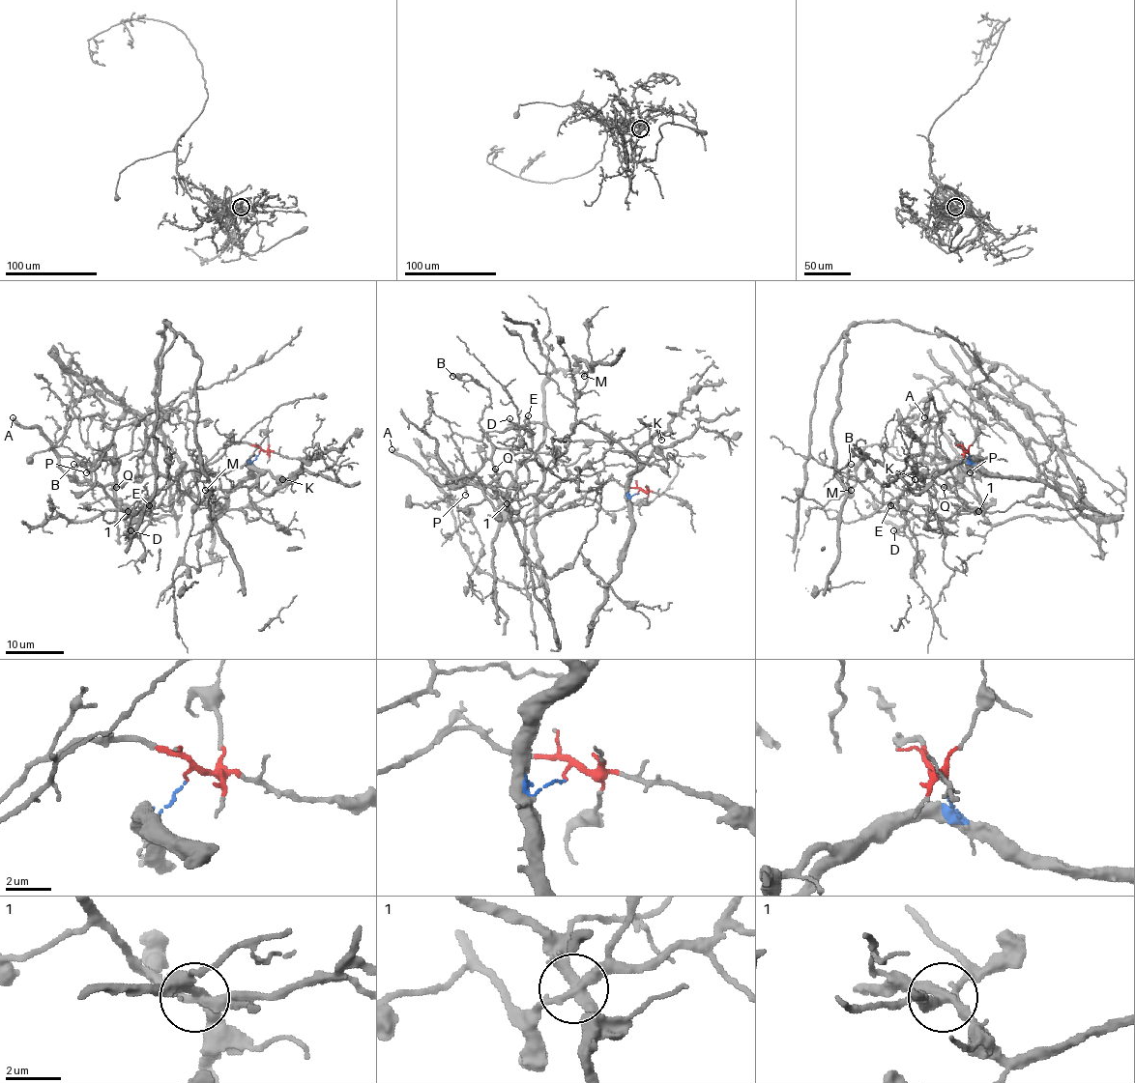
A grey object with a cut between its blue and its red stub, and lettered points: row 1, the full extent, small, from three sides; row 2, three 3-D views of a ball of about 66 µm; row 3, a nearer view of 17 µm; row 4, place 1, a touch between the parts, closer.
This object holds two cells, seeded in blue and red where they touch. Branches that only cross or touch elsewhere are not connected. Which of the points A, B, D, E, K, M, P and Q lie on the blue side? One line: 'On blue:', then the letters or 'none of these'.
On blue: D, E, K, M

